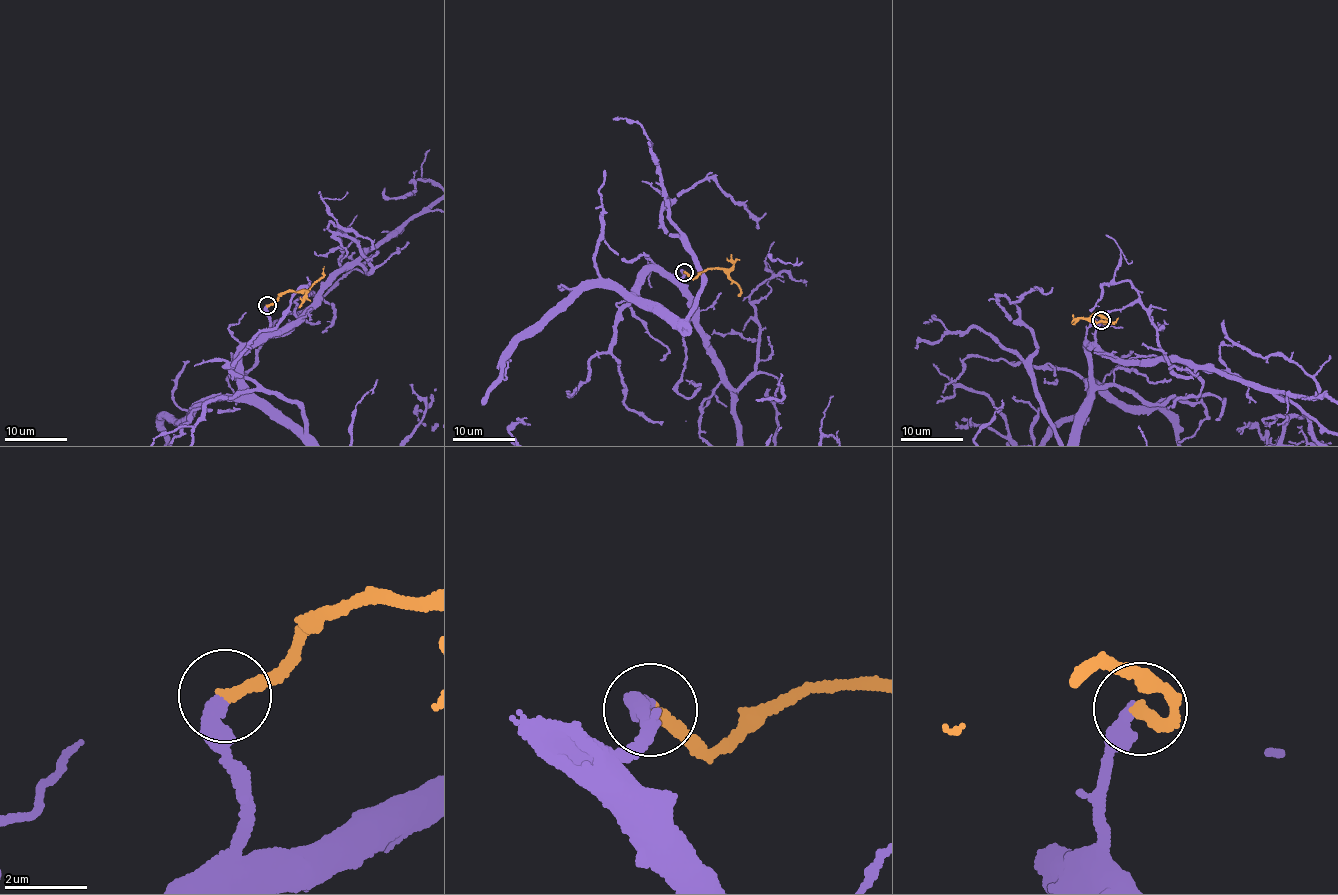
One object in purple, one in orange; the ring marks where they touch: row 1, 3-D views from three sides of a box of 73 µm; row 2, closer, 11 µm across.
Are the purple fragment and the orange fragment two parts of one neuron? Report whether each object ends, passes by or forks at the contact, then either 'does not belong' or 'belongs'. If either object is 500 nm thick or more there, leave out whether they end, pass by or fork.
purple ends | orange ends | belongs

